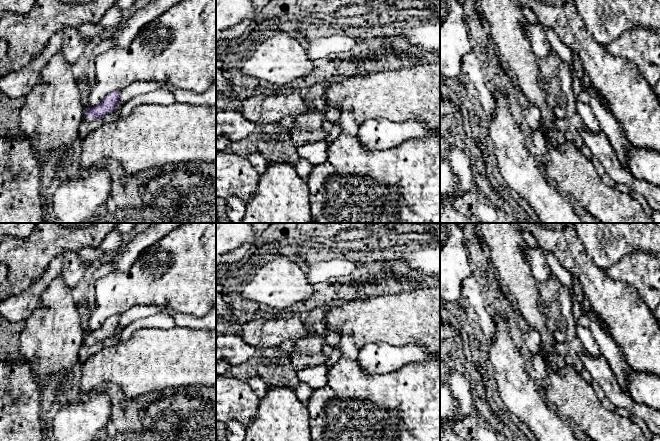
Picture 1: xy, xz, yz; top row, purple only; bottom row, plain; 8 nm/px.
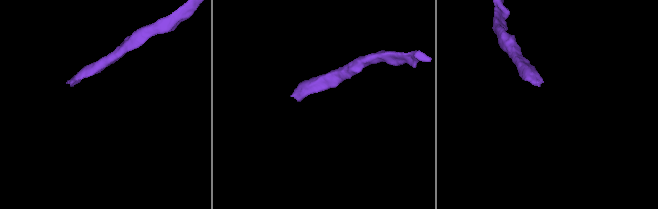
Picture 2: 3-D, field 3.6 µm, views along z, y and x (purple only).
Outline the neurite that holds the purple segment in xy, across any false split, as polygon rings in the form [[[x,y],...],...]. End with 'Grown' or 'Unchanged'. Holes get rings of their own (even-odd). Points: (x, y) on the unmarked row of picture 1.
[[[120,315],[109,317],[98,329],[86,332],[83,345],[92,346],[112,336],[119,327]]]. Grown

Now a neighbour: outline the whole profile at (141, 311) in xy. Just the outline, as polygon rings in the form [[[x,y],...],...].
[[[138,305],[127,310],[119,317],[119,327],[125,328],[130,323],[155,314],[174,316],[174,311],[168,307],[158,307],[154,305]]]

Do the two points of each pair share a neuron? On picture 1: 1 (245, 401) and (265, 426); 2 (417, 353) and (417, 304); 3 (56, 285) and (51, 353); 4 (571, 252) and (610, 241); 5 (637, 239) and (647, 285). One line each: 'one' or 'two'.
1: two
2: two
3: one
4: two
5: two

